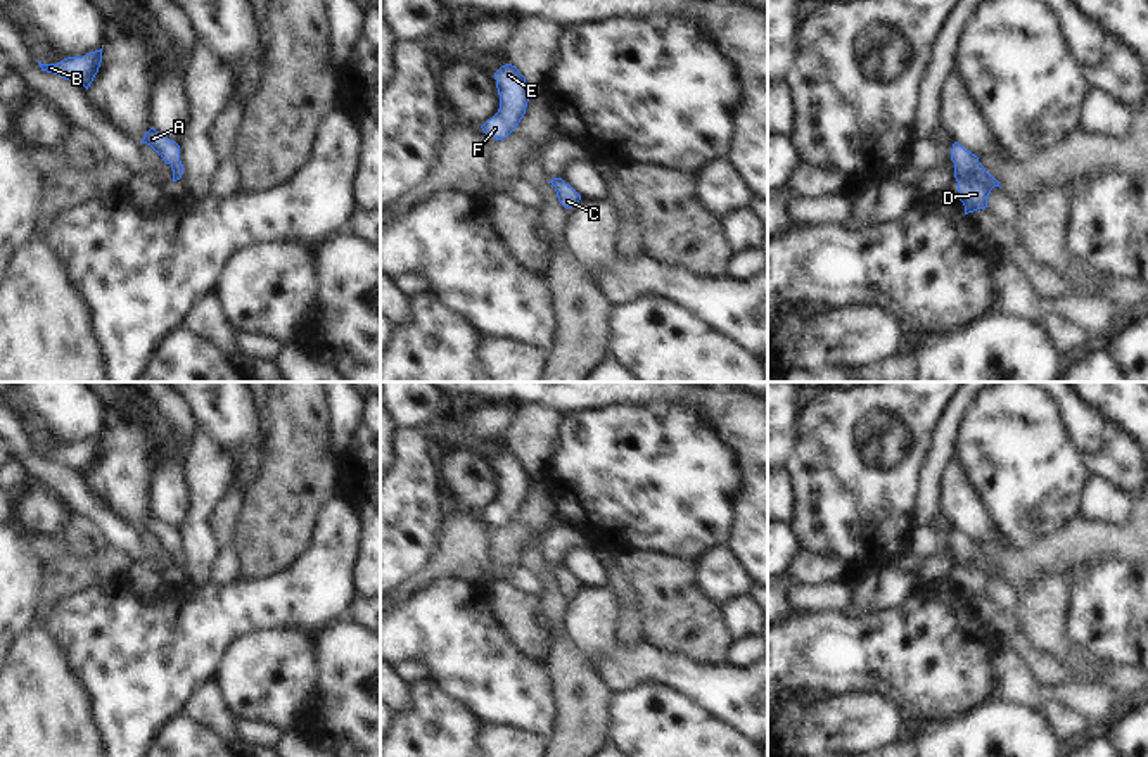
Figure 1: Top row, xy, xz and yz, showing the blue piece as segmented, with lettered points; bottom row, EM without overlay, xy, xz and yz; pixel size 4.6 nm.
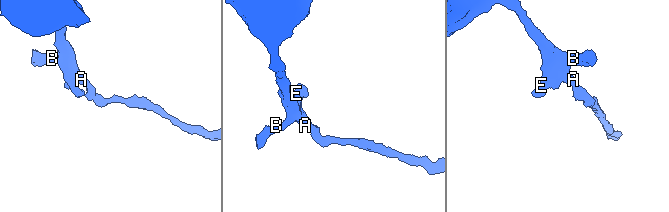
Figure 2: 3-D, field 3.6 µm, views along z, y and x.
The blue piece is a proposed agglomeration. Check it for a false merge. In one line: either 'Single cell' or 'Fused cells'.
Single cell.

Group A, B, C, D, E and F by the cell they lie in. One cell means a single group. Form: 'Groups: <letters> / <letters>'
Groups: A B C D E F.

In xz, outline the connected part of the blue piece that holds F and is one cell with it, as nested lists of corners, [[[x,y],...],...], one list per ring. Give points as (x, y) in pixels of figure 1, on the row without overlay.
[[[512,451],[501,453],[494,460],[494,467],[500,496],[481,515],[488,524],[503,527],[519,513],[533,479],[527,475],[526,465]]]

